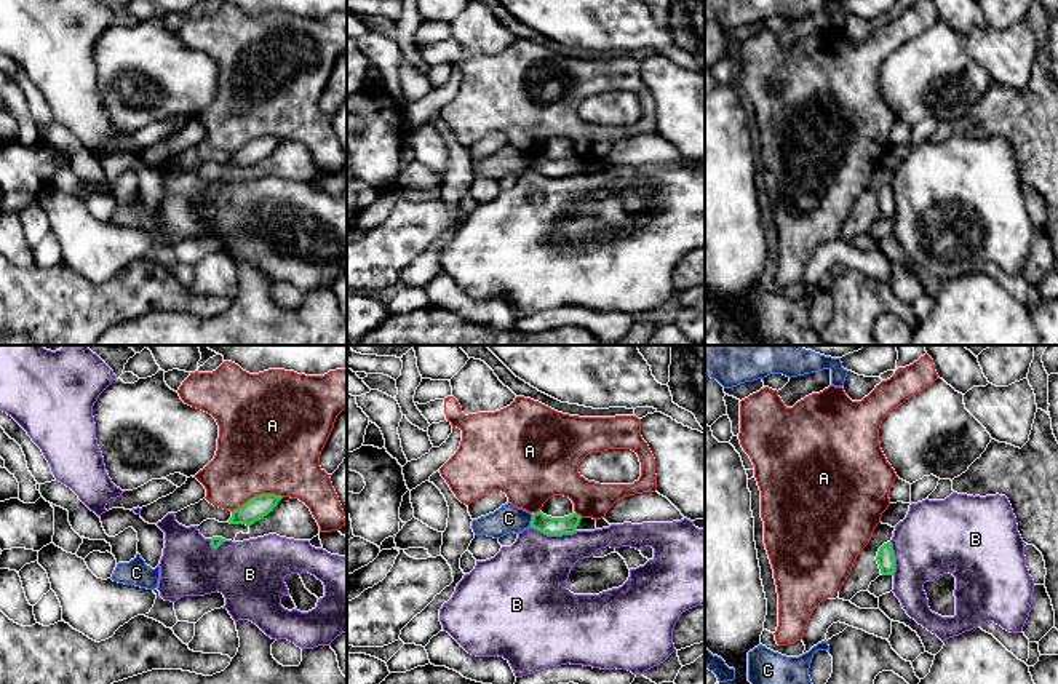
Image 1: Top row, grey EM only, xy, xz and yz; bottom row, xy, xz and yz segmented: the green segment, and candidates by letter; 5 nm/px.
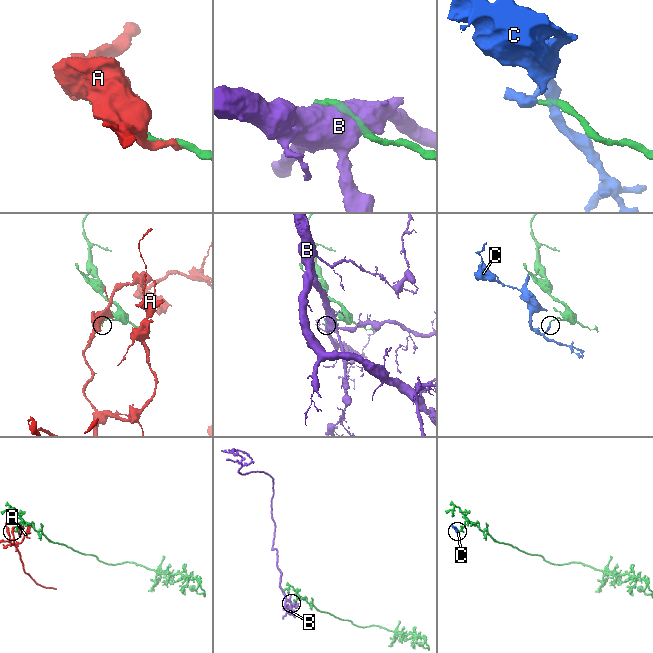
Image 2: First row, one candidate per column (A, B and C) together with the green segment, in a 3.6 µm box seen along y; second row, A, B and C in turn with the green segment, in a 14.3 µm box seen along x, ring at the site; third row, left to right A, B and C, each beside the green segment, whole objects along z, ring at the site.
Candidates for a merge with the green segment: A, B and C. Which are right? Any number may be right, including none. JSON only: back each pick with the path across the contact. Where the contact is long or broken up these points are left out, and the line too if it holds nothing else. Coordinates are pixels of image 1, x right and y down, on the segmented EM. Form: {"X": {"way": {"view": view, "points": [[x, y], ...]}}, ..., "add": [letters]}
{"add": []}

